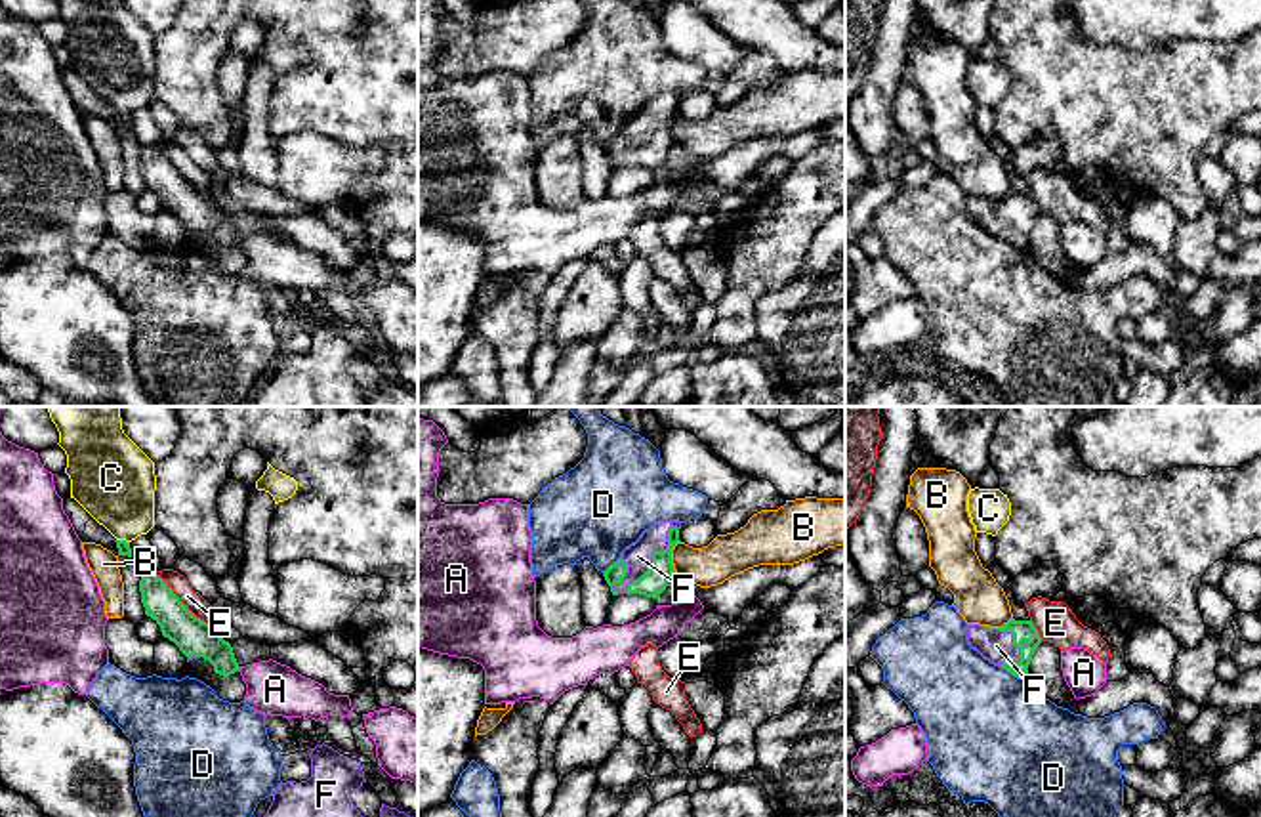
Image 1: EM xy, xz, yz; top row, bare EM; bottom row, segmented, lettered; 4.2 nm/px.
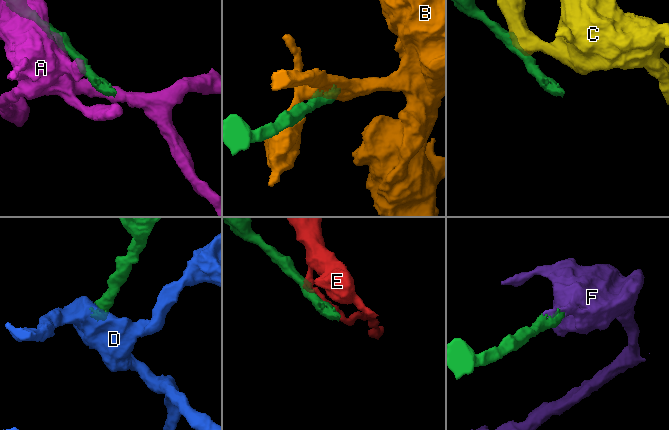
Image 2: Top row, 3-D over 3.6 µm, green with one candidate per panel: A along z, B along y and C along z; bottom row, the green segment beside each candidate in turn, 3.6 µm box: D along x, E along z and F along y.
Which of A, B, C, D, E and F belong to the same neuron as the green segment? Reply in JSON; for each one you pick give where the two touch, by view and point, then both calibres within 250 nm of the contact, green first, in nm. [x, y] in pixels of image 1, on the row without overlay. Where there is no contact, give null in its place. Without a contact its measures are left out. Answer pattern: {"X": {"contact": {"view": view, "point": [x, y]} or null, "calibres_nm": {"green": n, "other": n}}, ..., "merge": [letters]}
{"F": {"contact": {"view": "xz", "point": [653, 132]}, "calibres_nm": {"green": 110, "other": 110}}, "merge": ["F"]}

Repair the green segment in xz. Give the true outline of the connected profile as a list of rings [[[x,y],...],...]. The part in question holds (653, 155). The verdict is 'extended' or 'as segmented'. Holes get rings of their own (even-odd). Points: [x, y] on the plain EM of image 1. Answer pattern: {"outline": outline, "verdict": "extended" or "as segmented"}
{"outline": [[[658,94],[622,124],[605,145],[612,168],[639,166],[656,172],[675,147],[672,122],[679,113],[679,94]]], "verdict": "extended"}

